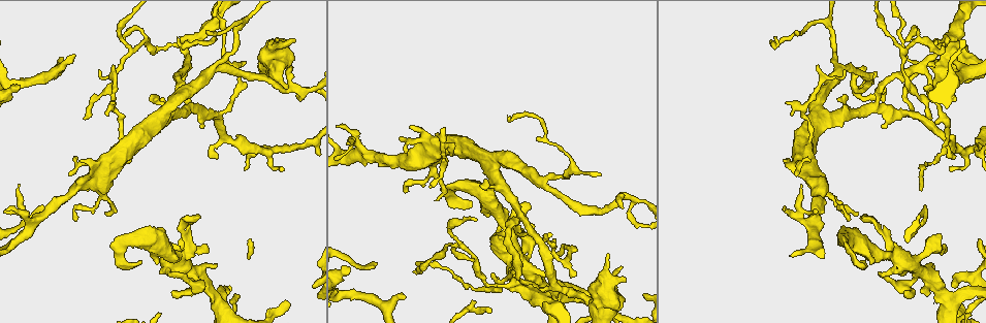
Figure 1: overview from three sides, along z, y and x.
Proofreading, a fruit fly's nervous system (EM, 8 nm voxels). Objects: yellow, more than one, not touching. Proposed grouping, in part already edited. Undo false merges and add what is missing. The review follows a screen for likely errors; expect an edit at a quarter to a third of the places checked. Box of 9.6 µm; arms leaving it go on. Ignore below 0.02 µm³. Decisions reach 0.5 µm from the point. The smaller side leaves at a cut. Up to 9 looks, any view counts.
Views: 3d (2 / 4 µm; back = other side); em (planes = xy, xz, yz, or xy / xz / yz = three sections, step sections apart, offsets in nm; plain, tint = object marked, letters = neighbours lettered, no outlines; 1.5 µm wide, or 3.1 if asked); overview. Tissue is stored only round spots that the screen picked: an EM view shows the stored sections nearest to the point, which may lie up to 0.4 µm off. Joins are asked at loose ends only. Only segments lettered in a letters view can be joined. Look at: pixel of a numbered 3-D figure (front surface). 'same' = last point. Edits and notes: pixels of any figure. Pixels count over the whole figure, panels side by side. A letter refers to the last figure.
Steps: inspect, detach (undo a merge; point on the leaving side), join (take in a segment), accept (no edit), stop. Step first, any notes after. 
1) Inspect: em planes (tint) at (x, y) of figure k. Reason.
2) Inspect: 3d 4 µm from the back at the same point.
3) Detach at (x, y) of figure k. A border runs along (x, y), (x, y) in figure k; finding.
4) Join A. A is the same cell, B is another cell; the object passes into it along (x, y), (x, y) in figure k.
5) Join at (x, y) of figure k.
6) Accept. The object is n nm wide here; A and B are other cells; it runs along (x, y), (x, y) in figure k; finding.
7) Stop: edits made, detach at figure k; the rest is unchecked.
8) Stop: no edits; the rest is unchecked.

Inspect: em planes (letters) at (480, 186) of figure 1. An open end.

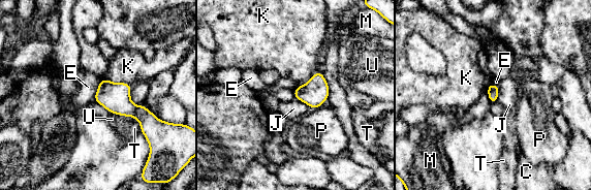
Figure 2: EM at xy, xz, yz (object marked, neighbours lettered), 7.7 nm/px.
Accept. The longest contact is with U, 280 nm; C, E, J, K, M, P, T and U are other cells; no lettered segment goes on from it.

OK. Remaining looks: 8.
Inspect: 3d 2 µm at (775, 37) of figure 1. Long arm stops here.

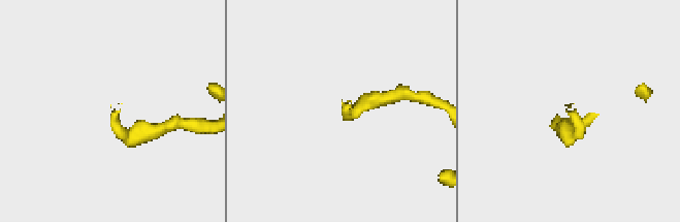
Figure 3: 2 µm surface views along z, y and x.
Inspect: em planes (tint) at (343, 108) of figure 3.

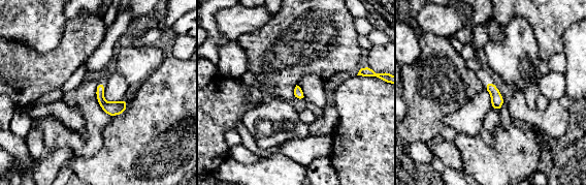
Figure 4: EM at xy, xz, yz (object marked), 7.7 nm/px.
Inspect: em planes (letters) at the same point. See the neighbours.

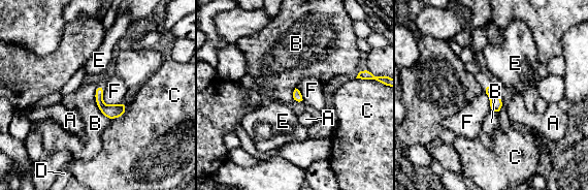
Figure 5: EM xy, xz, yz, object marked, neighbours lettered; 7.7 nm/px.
Accept. The longest contact is with B, 300 nm; A, B, C, D, E and F are other cells; a border runs along (95, 86), (95, 103), (108, 120) in figure 5; none of them fits.

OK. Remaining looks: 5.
Inspect: 3d 4 µm at (845, 69) of figure 1. Free end.

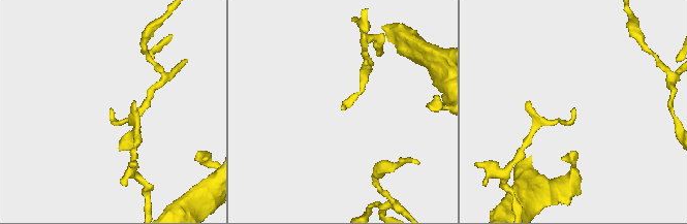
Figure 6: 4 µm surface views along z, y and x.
Inspect: em xy step 8 (letters) at (111, 108) of figure 6. Need the tissue.

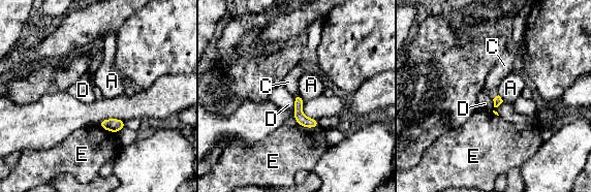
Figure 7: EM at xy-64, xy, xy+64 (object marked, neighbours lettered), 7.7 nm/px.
Accept. The longest contact is with E, 200 nm; A, C, D and E are other cells; it runs along (297, 97), (298, 113), (315, 124) in figure 7; none of them fits.

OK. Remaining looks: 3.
Inspect: em planes (letters) at (838, 73) of figure 1. Sudden change in width.

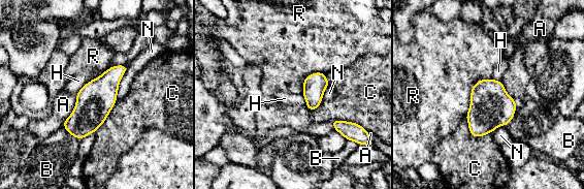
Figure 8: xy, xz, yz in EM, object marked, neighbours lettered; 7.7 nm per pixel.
Accept. The object is 300 nm wide here; A, B, C, H, N and R are other cells; a border runs along (75, 94), (75, 105), (62, 126) in figure 8; all the same neuron.

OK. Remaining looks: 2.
Stop: no edits; the rest is unchecked.

